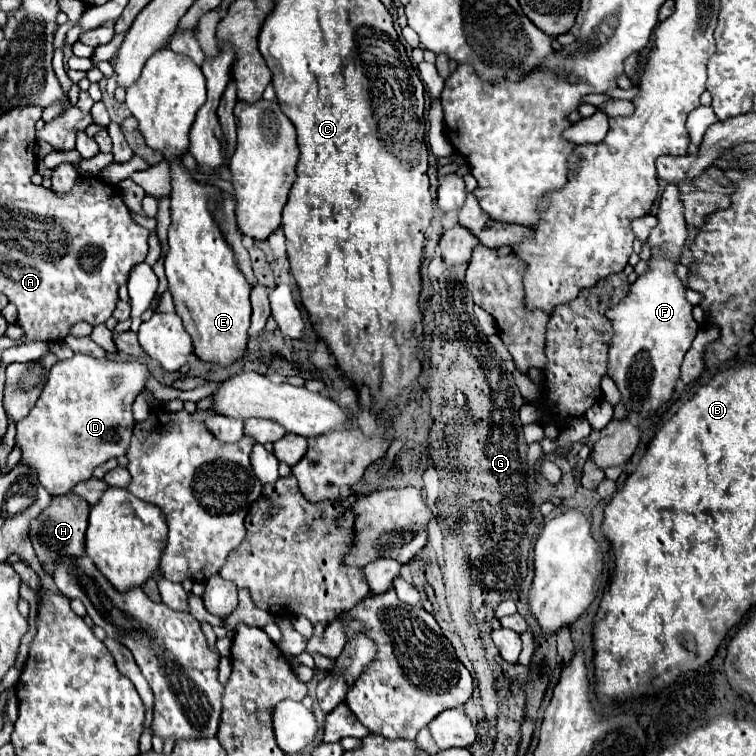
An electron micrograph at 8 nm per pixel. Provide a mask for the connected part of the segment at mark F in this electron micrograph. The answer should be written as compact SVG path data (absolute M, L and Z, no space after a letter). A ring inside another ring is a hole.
M650 260L652 270L638 276L636 284L632 284L628 296L610 308L606 312L608 320L614 328L614 338L608 350L608 376L616 382L620 390L620 400L626 406L630 414L648 414L658 410L662 404L666 404L674 392L674 386L680 376L680 364L688 348L692 346L692 340L698 332L698 324L692 318L692 304L686 302L684 290L686 284L674 276L676 262L672 260Z

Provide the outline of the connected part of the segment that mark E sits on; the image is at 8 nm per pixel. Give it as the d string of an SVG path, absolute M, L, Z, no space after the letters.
M180 158L170 162L172 168L172 224L168 230L170 252L164 260L168 290L176 314L182 318L186 332L192 336L194 354L218 366L230 366L244 358L250 328L250 284L234 264L234 252L226 244L216 220L208 212L208 202L220 202L220 190L198 184L184 168Z

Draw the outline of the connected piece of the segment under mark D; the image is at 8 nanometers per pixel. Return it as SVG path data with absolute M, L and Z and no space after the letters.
M74 354L70 360L54 364L34 408L16 424L16 446L22 450L20 462L36 474L38 482L50 492L50 496L68 494L78 482L92 478L92 470L96 466L126 454L134 428L132 404L144 390L148 376L150 372L140 362L114 362L110 358L98 360L84 354Z

